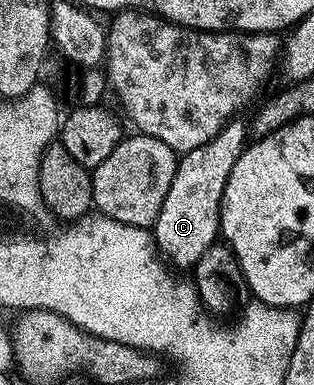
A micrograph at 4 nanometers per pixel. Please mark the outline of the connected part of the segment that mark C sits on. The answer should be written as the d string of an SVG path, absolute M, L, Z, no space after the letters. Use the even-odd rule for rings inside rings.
M236 123L225 124L224 129L211 142L179 157L174 182L170 182L170 194L166 194L166 202L162 202L162 210L154 225L156 245L173 265L188 269L195 266L198 258L202 258L207 248L217 241L224 187L230 178L230 170L234 170L234 162L238 162L246 144L245 125L243 128Z

